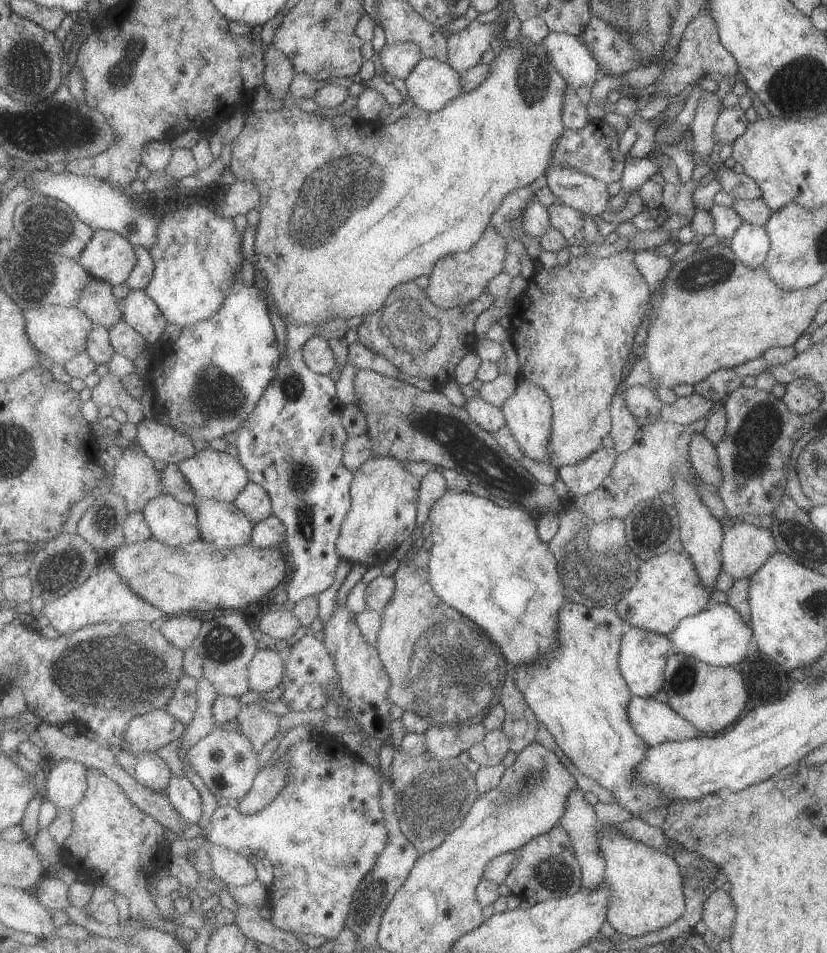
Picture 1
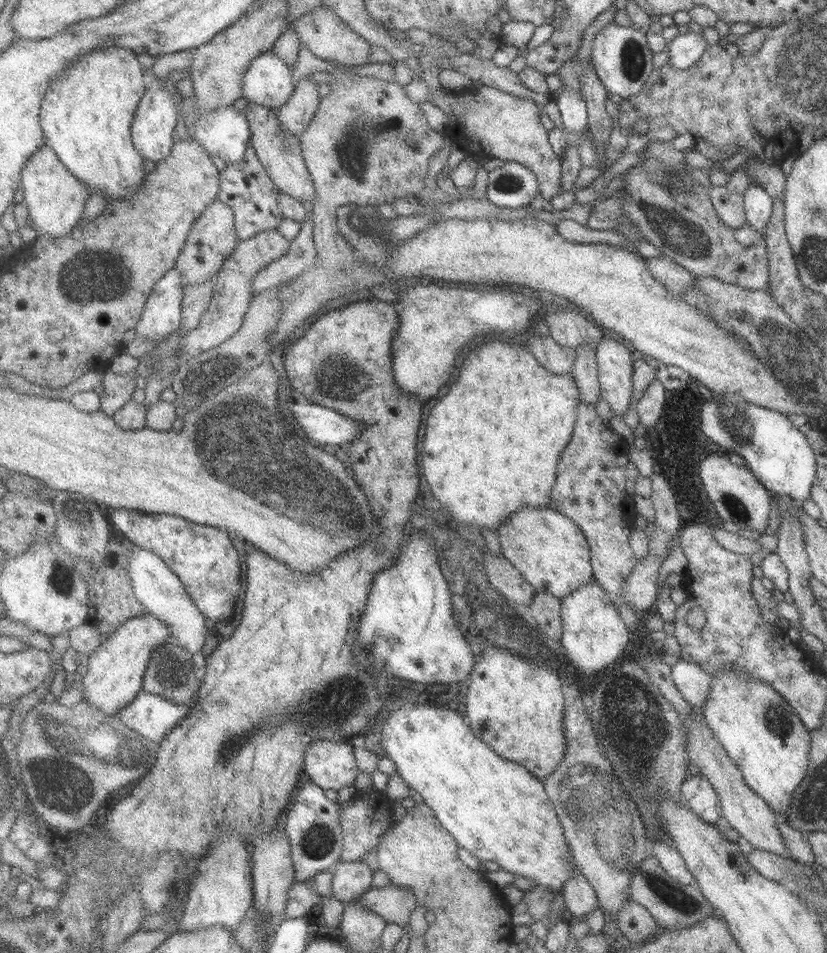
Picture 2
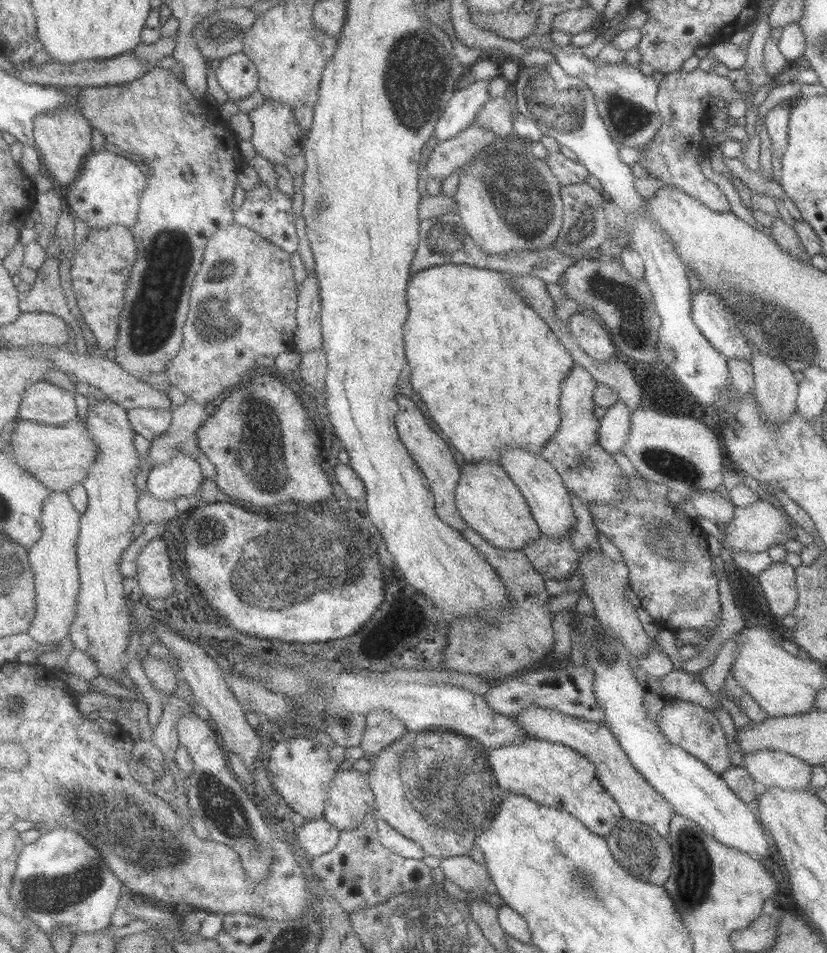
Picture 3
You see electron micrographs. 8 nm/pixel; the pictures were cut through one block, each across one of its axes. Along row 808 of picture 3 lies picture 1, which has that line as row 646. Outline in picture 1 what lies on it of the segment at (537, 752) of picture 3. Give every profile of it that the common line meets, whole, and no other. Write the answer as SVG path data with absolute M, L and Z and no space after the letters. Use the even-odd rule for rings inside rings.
M571 600L561 613L561 644L547 656L546 661L517 667L517 683L538 718L582 774L610 790L616 803L638 817L646 810L668 808L670 803L677 800L665 796L659 788L637 781L637 767L645 759L649 745L635 731L629 719L628 708L633 694L619 667L619 652L626 628L626 622L615 609L589 607Z

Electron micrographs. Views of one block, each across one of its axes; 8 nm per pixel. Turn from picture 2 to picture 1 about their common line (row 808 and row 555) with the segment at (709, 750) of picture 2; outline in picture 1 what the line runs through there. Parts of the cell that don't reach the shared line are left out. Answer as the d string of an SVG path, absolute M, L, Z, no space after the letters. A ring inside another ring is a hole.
M741 520L725 530L722 568L735 580L751 577L777 552L777 542L768 527Z

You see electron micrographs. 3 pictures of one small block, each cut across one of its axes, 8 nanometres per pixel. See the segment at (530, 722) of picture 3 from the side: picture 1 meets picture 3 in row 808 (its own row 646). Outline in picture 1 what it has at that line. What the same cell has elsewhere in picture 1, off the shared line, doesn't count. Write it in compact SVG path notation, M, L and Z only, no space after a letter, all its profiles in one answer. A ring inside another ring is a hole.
M627 627L624 630L619 652L619 667L634 697L655 698L655 695L663 690L667 658L674 652L674 648L673 642L667 635L638 627Z

